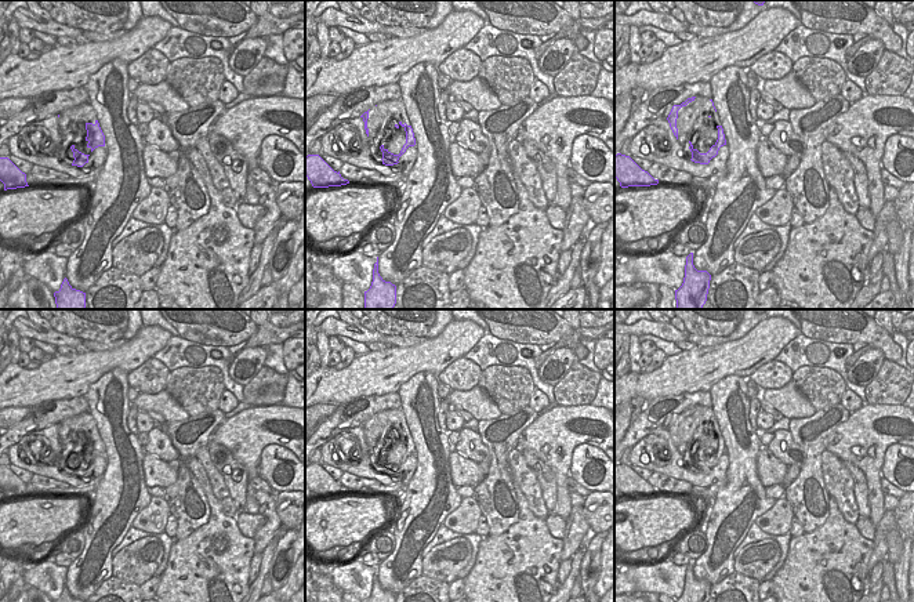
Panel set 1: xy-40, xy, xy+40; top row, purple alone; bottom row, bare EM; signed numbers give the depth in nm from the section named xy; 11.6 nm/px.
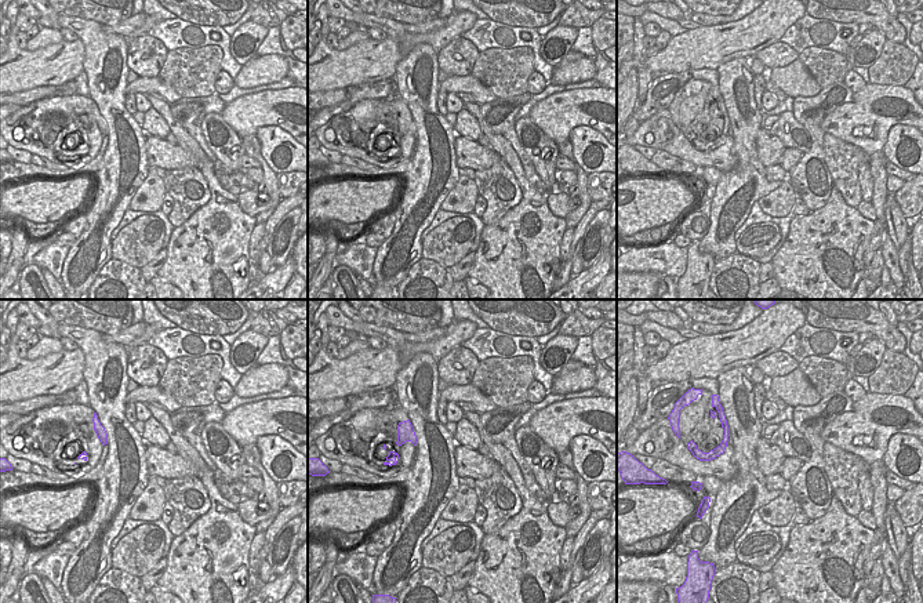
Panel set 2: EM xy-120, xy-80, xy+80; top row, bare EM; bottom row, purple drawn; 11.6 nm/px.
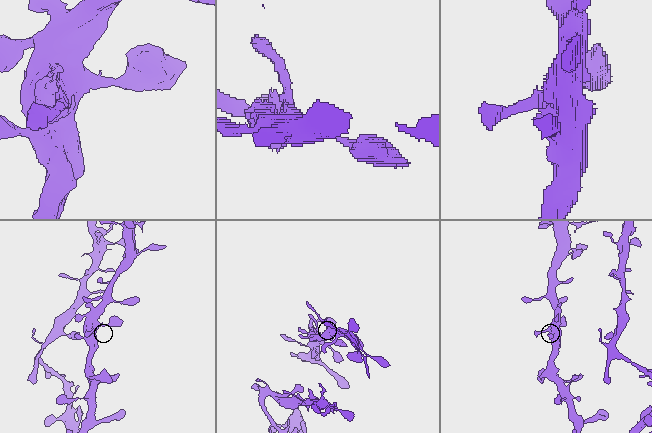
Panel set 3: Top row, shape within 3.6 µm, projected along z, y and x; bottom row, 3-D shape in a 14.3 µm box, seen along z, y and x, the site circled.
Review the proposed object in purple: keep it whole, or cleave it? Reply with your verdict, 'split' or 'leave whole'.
leave whole

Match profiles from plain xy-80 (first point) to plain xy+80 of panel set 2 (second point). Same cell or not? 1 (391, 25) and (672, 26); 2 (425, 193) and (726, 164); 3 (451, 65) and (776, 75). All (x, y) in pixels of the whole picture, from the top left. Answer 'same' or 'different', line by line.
1: different
2: different
3: different

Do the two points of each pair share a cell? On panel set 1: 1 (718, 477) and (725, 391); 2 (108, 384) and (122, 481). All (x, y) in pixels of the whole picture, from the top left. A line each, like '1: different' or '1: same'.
1: different
2: same

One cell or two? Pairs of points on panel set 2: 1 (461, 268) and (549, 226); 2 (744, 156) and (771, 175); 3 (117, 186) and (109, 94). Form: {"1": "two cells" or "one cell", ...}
{"1": "two cells", "2": "two cells", "3": "one cell"}

